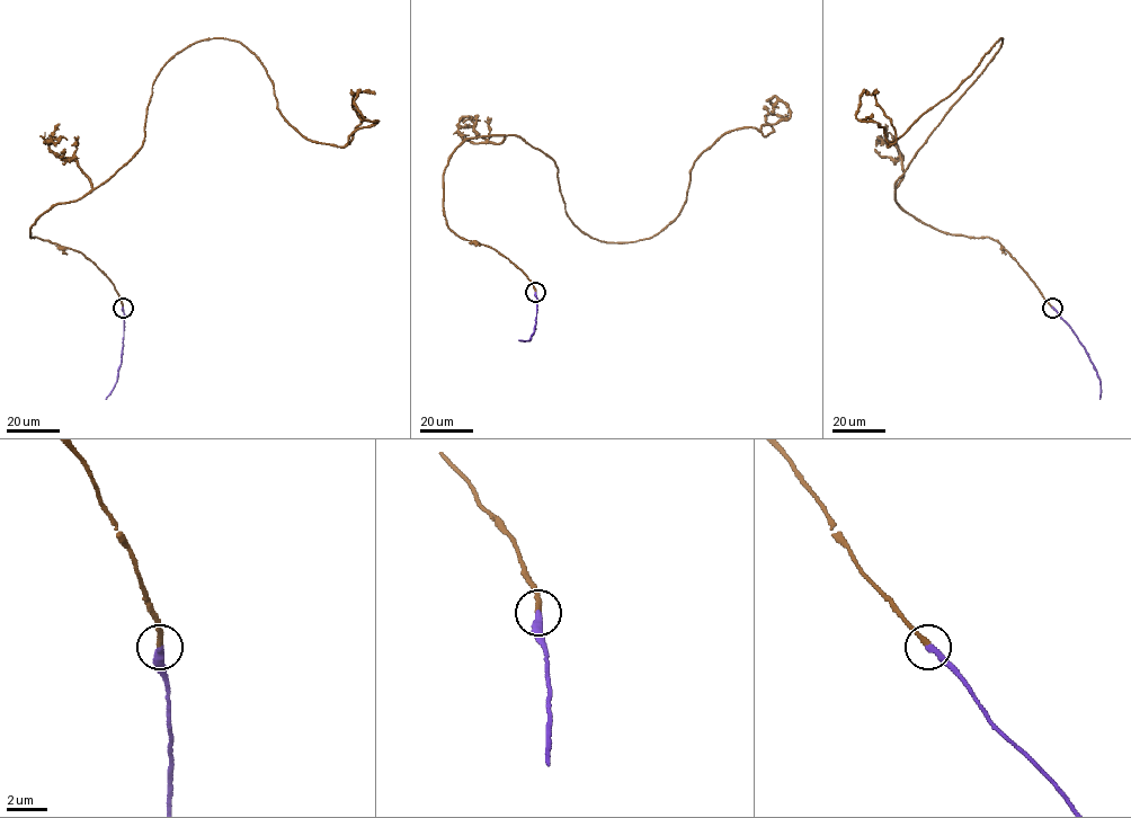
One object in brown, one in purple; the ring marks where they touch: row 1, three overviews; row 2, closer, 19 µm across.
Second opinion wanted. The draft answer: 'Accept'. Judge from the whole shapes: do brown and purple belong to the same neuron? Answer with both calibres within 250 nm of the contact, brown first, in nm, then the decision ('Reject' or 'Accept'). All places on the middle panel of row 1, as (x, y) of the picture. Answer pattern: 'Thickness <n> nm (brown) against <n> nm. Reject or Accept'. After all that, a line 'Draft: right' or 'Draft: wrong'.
Thickness 260 nm (brown) against 380 nm. Accept
Draft: right

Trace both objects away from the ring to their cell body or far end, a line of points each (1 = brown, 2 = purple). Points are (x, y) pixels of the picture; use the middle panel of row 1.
1: (535, 293), (448, 227), (466, 140), (521, 136), (581, 231), (633, 242), (726, 133), (790, 116), (773, 104)
2: (535, 293), (534, 332), (530, 340), (518, 340)

